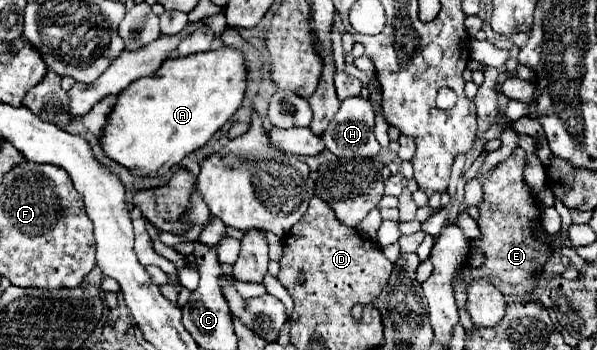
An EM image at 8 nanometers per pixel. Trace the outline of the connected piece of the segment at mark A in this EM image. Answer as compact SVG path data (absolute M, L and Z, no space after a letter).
M235 47L167 59L153 75L119 93L103 131L103 151L133 175L157 175L161 165L177 165L235 115L245 97L247 73L245 57Z

